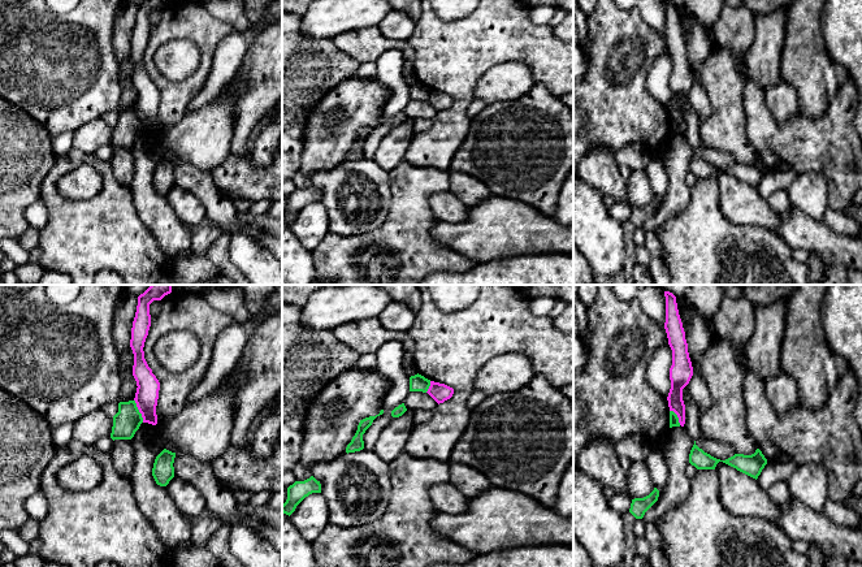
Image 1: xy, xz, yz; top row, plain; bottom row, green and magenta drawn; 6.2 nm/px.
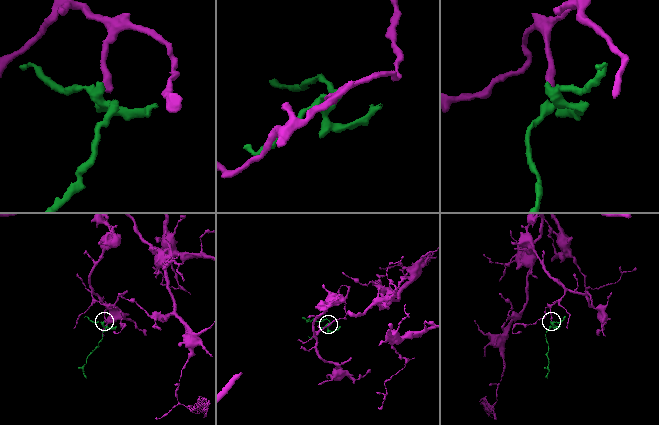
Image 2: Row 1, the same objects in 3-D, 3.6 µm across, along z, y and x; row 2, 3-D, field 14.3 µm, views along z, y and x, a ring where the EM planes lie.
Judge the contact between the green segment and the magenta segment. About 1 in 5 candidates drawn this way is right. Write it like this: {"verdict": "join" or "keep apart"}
{"verdict": "keep apart"}

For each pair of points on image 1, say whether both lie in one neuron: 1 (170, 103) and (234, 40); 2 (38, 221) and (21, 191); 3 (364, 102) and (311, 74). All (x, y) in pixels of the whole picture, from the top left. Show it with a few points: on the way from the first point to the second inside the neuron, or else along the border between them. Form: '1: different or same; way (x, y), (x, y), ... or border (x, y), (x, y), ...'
1: different; border (228, 34), (215, 51), (211, 73), (202, 90)
2: different; border (39, 199), (25, 211), (29, 225)
3: different; border (354, 76), (342, 79), (328, 90), (313, 108)

